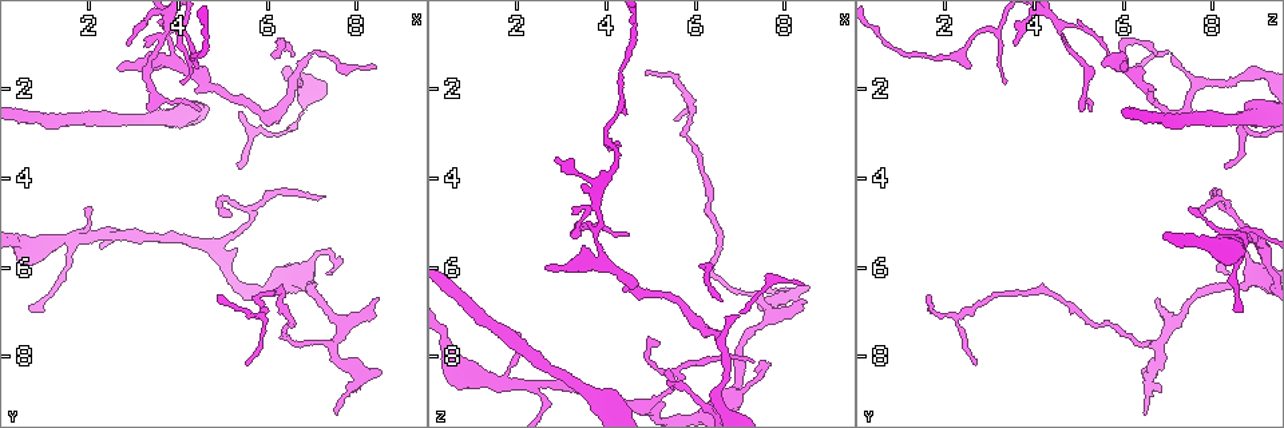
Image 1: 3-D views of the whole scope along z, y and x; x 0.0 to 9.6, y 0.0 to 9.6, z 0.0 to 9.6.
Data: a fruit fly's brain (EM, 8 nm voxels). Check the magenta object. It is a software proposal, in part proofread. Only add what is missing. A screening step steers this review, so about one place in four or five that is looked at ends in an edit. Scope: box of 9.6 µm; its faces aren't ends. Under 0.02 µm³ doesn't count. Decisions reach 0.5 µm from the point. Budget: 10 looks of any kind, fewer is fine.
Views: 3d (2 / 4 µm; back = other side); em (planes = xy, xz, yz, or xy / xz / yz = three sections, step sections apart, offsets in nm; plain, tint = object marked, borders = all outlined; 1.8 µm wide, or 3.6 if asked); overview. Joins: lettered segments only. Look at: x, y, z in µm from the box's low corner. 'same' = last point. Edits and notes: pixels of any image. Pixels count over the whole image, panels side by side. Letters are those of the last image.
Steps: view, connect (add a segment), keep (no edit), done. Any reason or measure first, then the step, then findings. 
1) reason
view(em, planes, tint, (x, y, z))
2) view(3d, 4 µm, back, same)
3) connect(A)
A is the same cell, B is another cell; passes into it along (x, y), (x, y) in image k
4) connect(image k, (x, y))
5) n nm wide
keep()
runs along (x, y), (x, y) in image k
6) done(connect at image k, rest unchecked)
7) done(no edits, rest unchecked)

an open end
view(3d, 4 µm, (4.85, 6.60, 1.65))

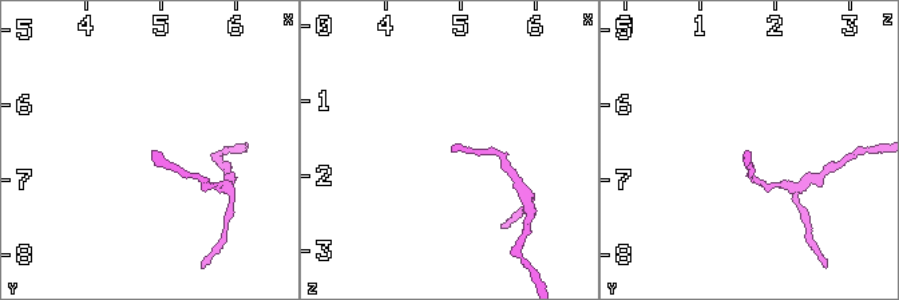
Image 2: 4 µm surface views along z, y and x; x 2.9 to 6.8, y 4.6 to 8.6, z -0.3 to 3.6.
need the tissue
view(em, yz, step 4, borders, (4.85, 6.65, 1.65))

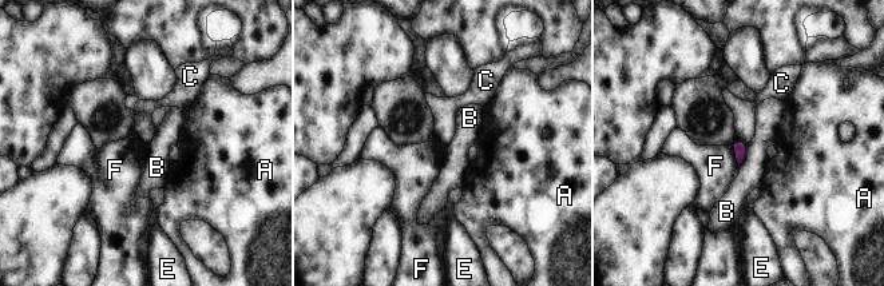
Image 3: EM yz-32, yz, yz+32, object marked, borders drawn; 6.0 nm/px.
view(em, planes, borders, same)

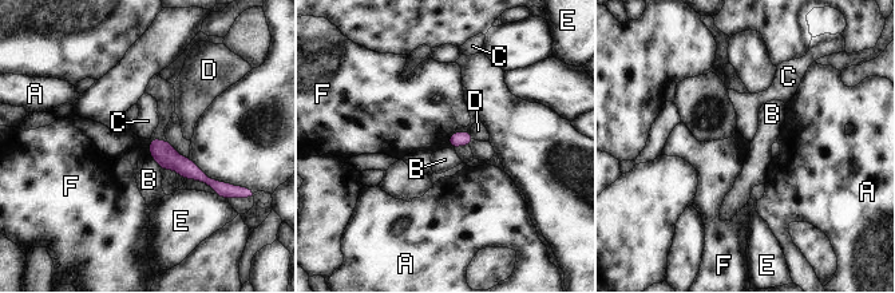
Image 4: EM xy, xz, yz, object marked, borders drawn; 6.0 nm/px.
90 nm wide
keep()
A, B, C, D, E and F are other cells; no lettered segment goes on from it

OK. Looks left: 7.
abrupt turn
view(em, planes, tint, (7.50, 7.65, 6.75))

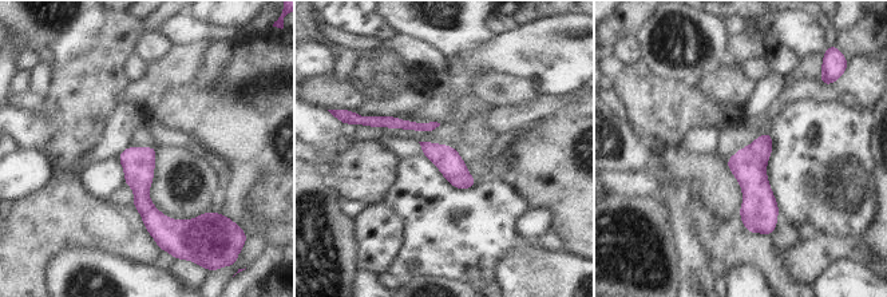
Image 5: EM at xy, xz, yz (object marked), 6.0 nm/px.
view(em, planes, borders, same)

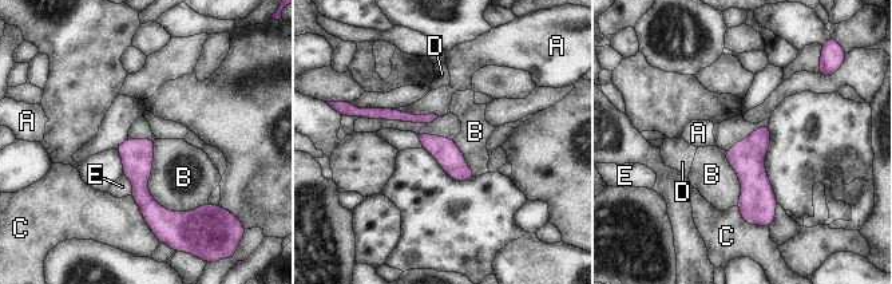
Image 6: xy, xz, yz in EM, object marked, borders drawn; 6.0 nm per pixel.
keep()
A, B, C, D and E are other cells; runs along (127, 142), (150, 223) in image 6; none of them fits

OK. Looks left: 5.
free end
view(3d, 2 µm, (7.25, 4.45, 8.20))

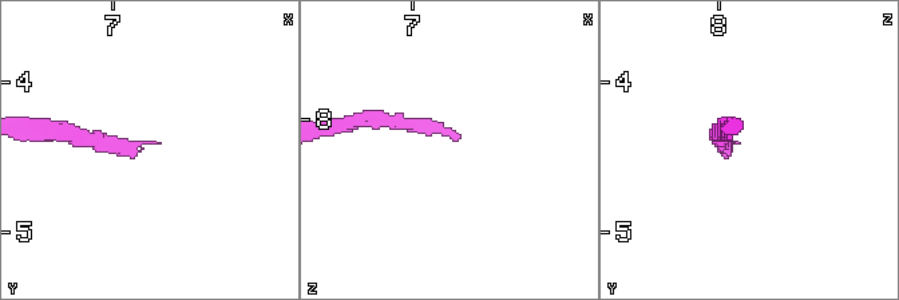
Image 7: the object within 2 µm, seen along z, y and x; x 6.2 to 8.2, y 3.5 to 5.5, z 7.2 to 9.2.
shape alone is not enough
view(em, planes, borders, (7.26, 4.38, 8.16))

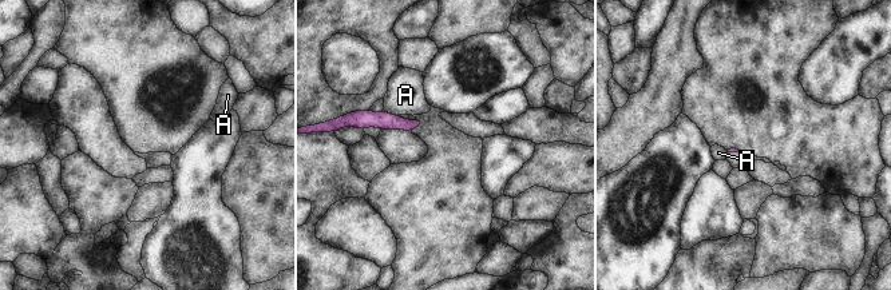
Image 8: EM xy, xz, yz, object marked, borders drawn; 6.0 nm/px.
A touches over 90 nm
keep()
A is another cell; border along (384, 110), (396, 116) in image 8; no lettered segment goes on from it

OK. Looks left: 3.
branch stops here
view(em, planes, plain, (5.25, 4.80, 7.70))

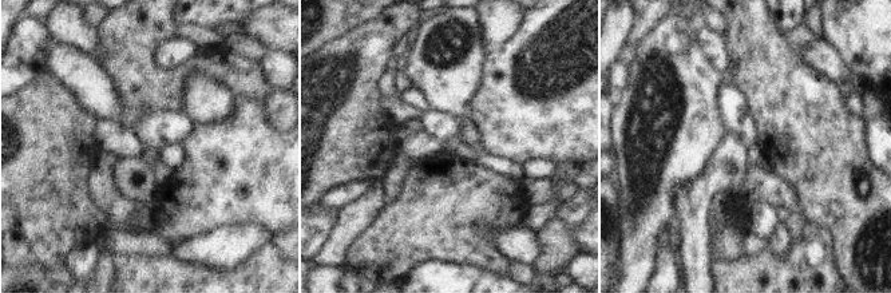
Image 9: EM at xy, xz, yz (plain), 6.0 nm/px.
see the neighbours
view(em, planes, borders, same)

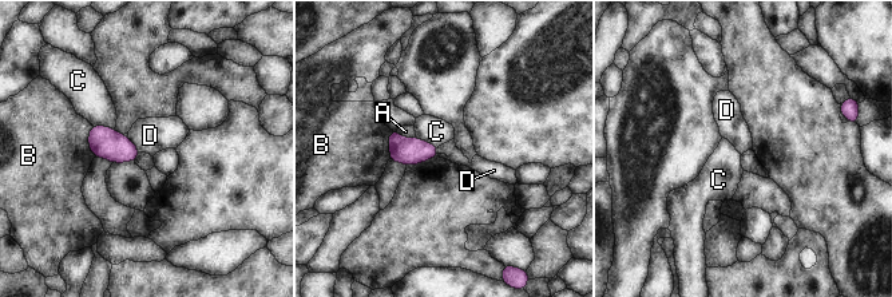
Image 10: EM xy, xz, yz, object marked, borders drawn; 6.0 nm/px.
keep()
A, B, C and D are other cells; border along (127, 137), (139, 151) in image 10; none of them fits

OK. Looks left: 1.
done(no edits, rest unchecked)

